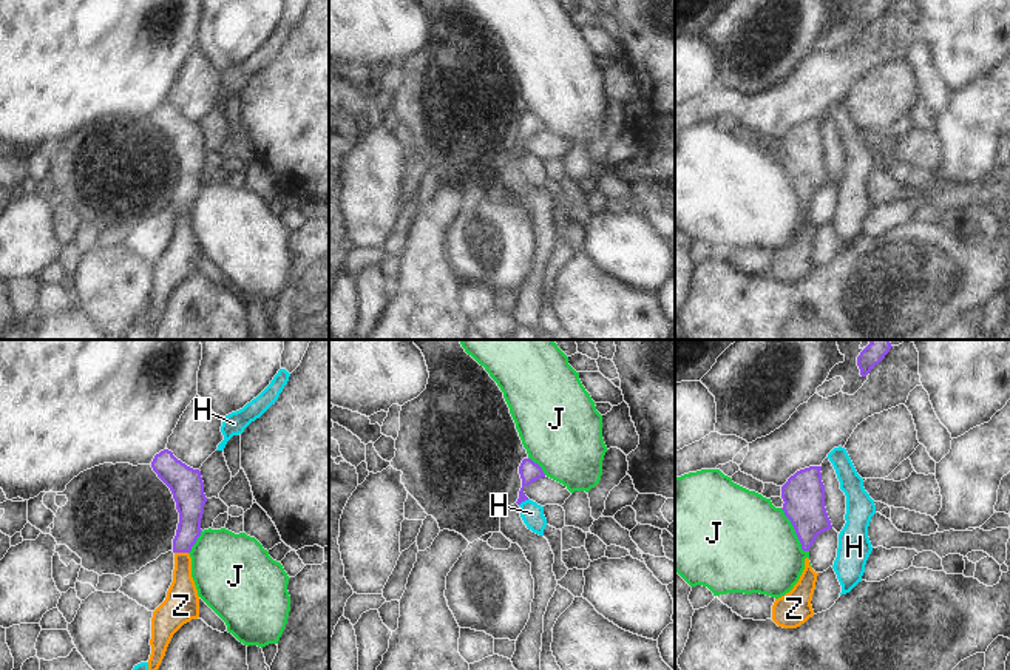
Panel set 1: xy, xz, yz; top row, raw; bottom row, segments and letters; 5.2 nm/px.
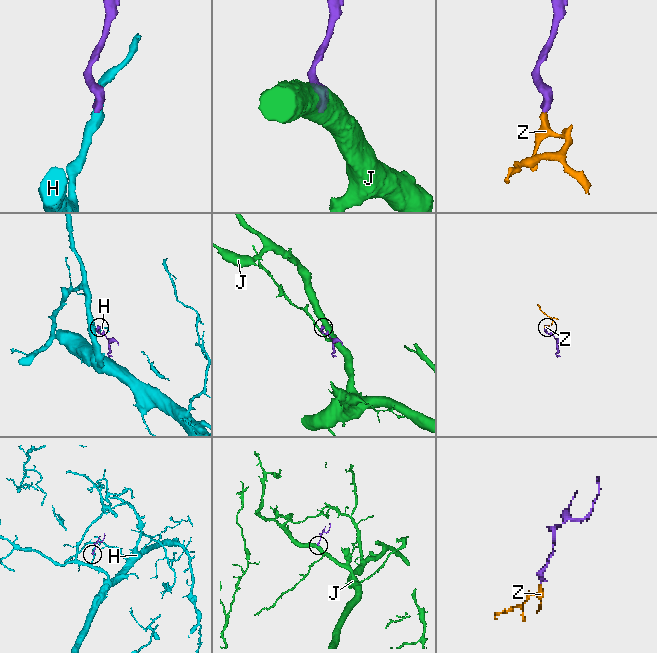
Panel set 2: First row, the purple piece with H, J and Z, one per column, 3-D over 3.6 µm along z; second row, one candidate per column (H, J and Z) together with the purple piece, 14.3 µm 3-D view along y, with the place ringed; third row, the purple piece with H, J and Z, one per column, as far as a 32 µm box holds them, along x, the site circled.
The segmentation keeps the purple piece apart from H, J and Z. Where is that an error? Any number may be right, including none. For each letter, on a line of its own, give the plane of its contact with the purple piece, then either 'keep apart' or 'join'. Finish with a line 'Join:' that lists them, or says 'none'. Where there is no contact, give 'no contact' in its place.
H: xz | keep apart
J: yz | keep apart
Z: xy | join
Join: Z

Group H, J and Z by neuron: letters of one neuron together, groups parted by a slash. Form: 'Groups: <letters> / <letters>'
Groups: H / J / Z

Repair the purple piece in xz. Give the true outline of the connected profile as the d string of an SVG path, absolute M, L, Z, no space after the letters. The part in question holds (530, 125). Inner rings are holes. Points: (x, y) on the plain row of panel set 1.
M524 113L520 120L519 120L519 128L522 133L522 142L519 145L519 153L517 153L517 159L520 159L522 156L528 154L528 151L524 147L524 142L531 139L533 136L545 131L542 122L534 117L531 113Z

